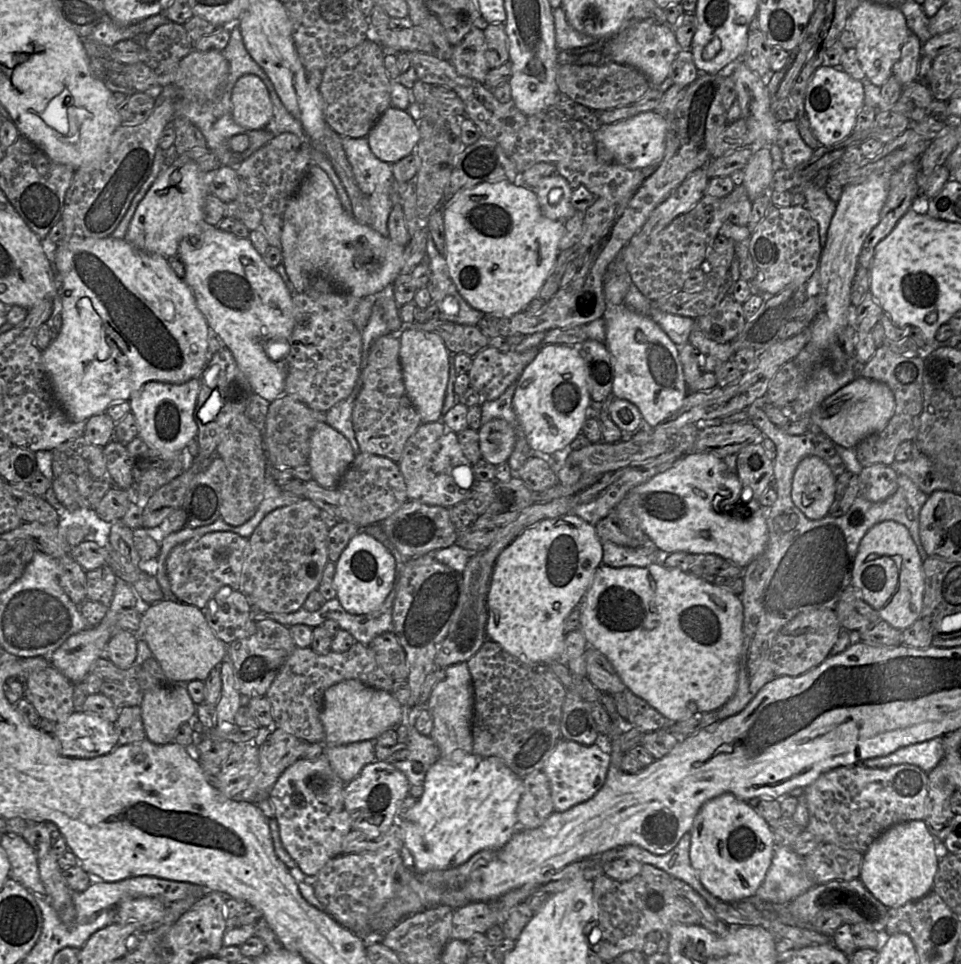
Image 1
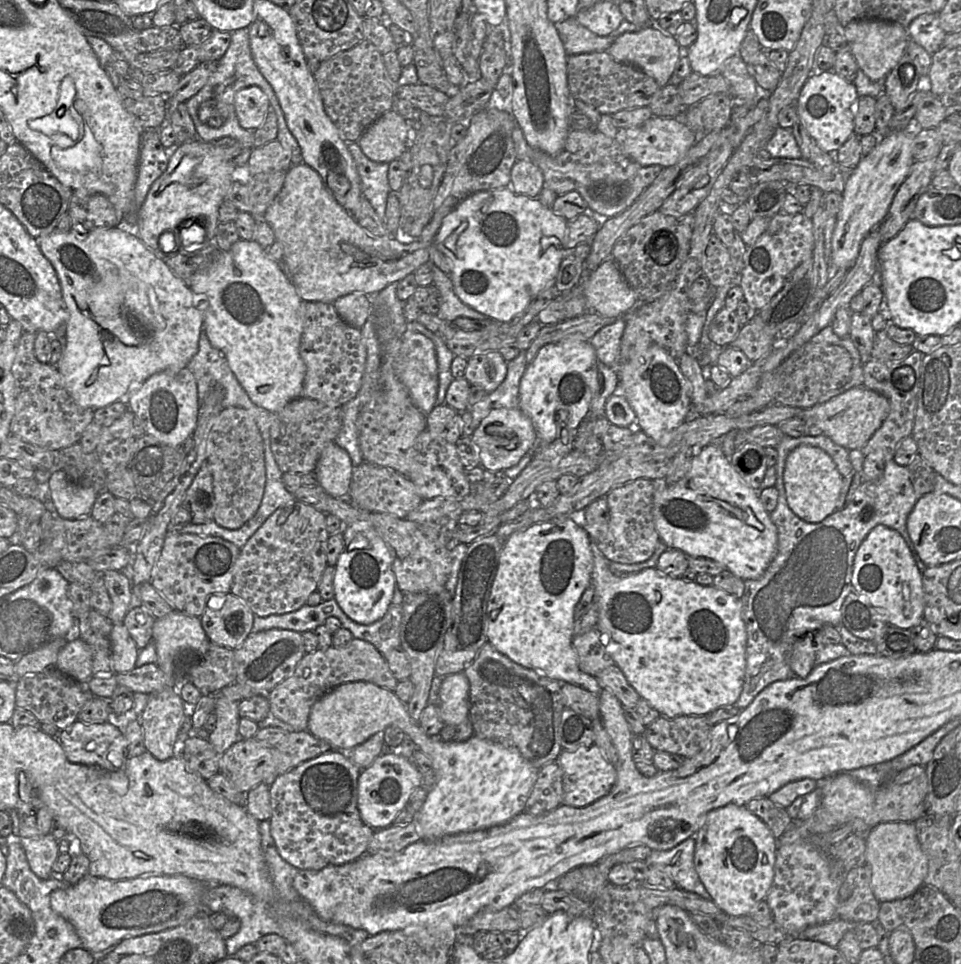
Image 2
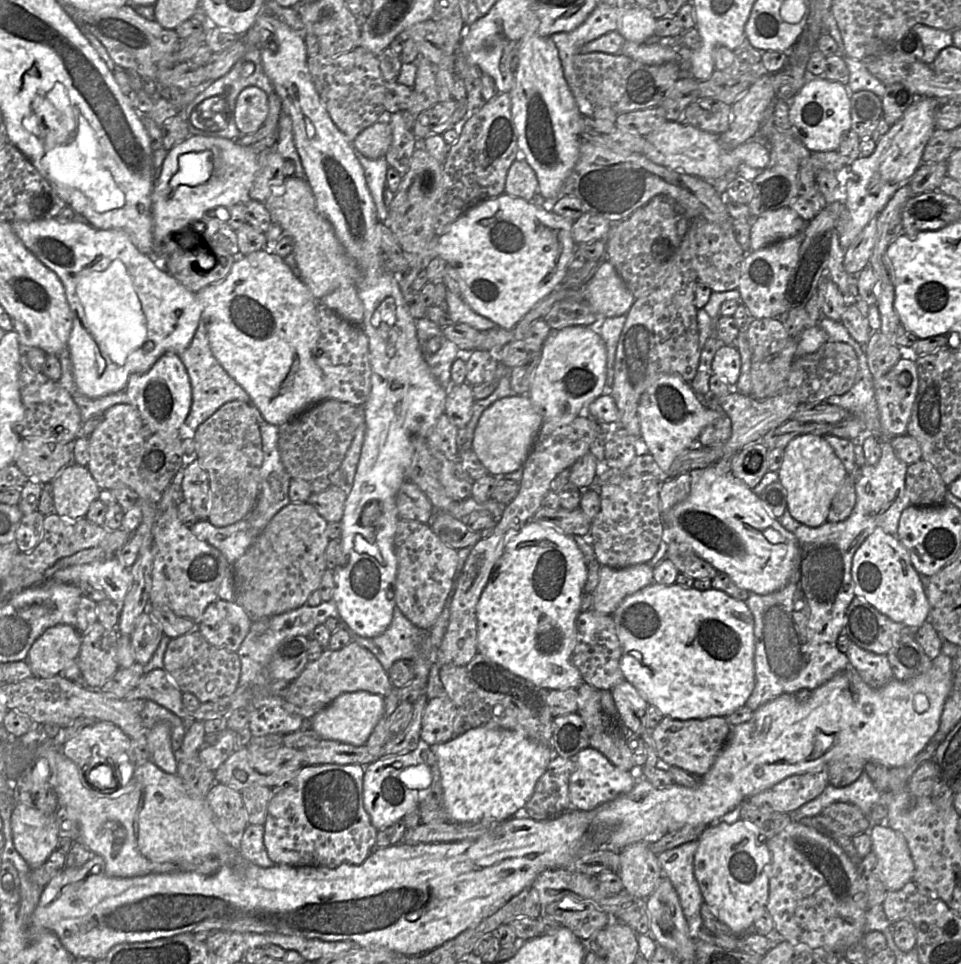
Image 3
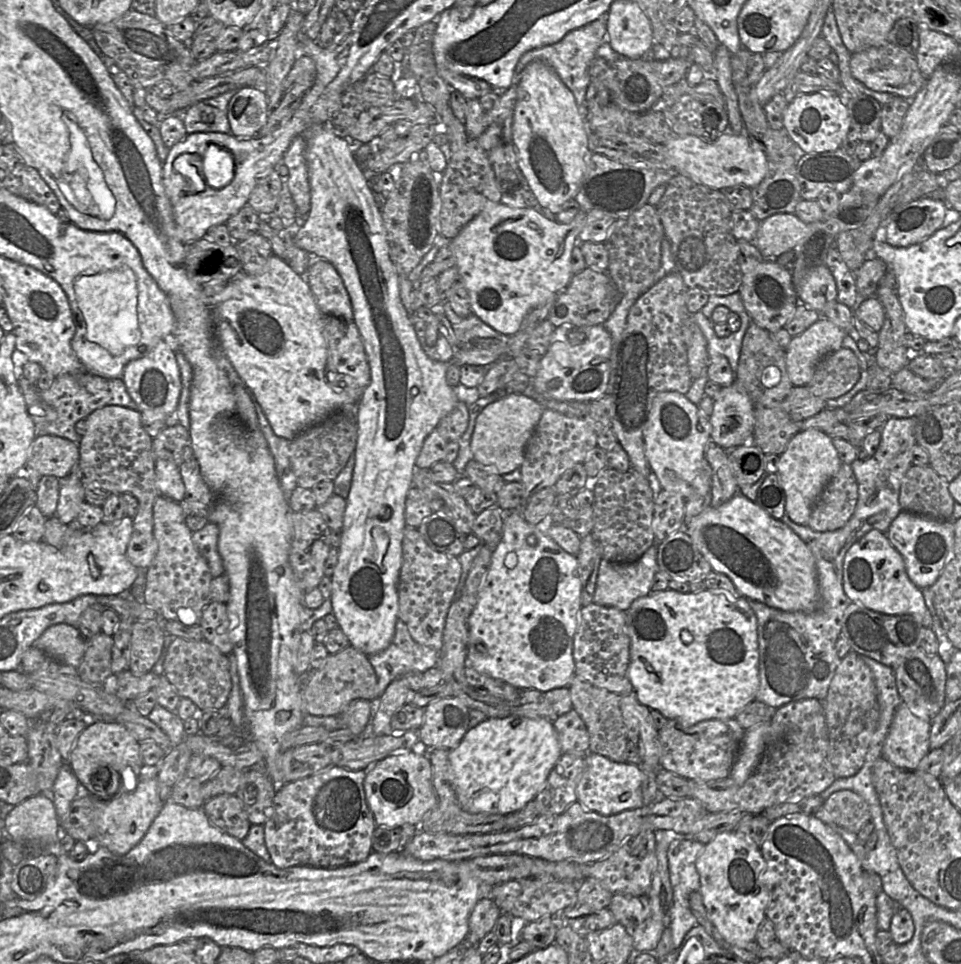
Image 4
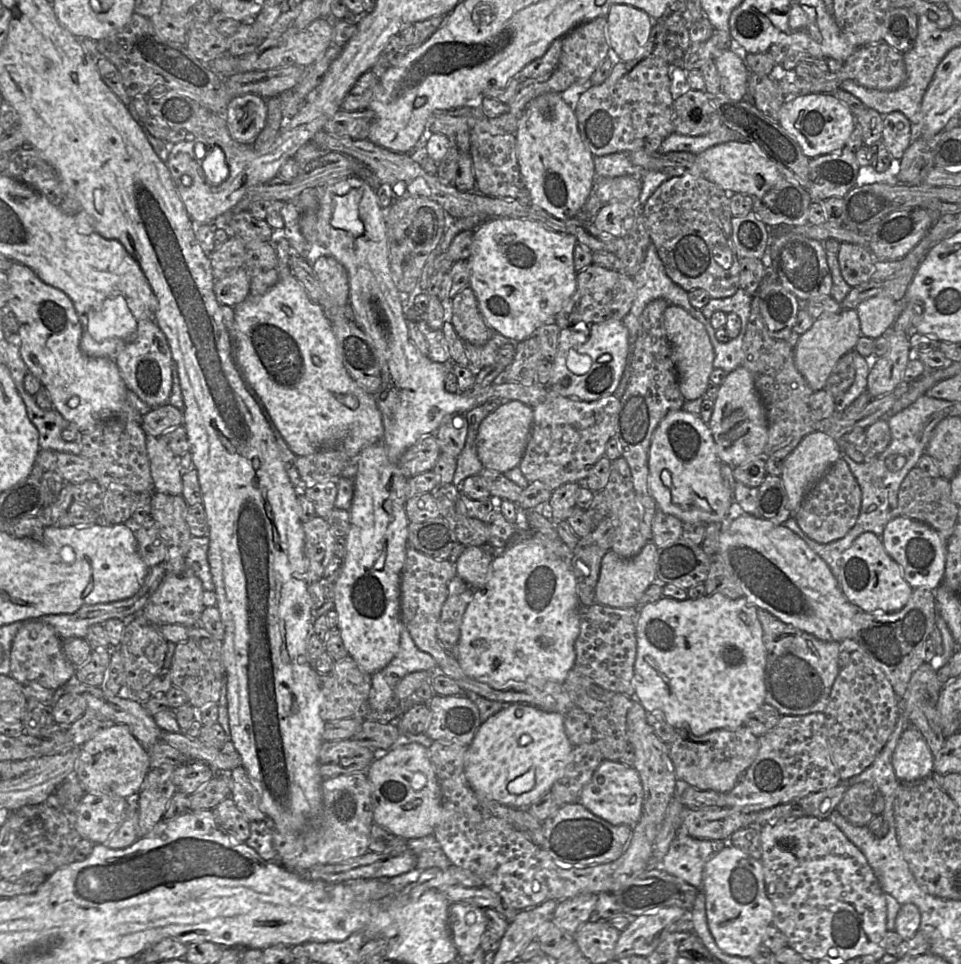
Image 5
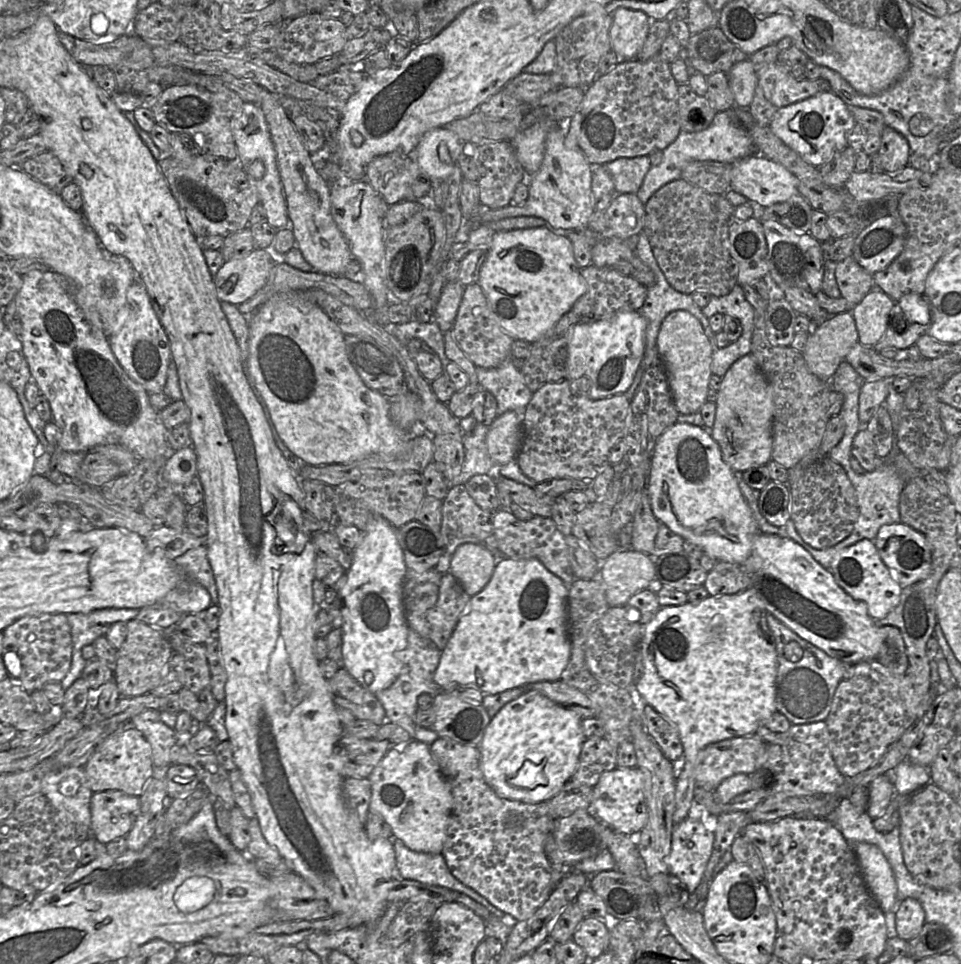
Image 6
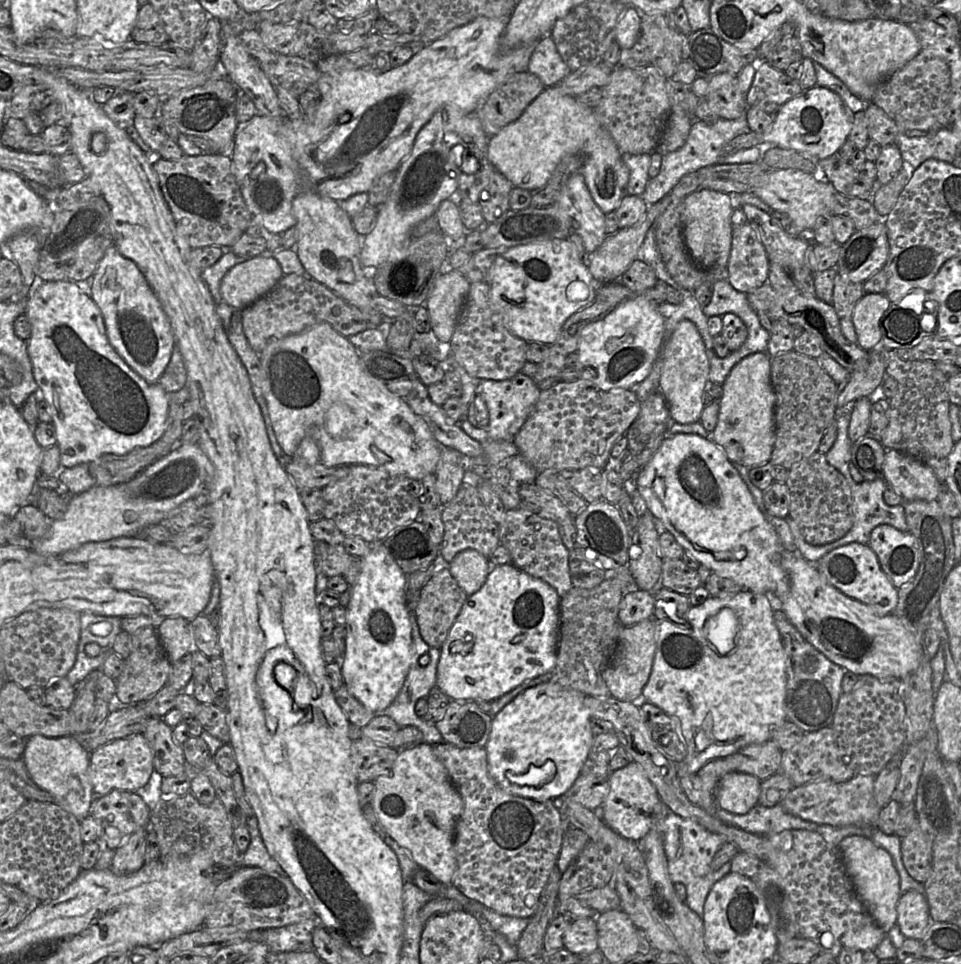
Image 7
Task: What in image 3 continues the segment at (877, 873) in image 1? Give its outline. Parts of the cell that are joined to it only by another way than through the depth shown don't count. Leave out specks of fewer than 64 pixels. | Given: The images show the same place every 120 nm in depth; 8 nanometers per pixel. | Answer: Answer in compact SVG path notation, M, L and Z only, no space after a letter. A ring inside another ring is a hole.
M881 824L869 829L871 851L876 857L876 871L888 891L902 889L912 881L914 862L903 834Z

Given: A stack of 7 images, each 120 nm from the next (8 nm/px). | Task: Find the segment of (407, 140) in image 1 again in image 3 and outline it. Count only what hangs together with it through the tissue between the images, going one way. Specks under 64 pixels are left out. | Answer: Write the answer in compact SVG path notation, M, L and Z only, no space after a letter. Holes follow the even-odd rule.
M387 120L376 121L361 131L352 142L354 149L369 159L385 157L392 143L392 130Z

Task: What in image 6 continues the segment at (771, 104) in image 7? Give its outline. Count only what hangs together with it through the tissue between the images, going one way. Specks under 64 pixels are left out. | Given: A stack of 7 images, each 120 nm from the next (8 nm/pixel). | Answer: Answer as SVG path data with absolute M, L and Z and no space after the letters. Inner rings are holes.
M776 64L767 65L757 72L758 87L766 99L777 108L810 98L821 91L830 91L830 83L821 77L816 80L797 80Z

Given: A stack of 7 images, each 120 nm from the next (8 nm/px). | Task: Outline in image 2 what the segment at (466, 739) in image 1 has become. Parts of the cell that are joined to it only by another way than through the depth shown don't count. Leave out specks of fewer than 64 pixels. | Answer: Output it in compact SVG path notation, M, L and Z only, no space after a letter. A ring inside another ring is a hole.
M464 672L443 678L438 706L445 724L457 727L469 718L469 692L469 681Z

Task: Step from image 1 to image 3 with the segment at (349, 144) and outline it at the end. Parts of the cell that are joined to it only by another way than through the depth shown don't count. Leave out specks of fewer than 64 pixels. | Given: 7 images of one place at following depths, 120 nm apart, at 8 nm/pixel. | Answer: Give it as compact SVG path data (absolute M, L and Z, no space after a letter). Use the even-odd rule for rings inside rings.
M354 149L365 174L367 187L374 201L378 220L385 222L388 217L388 208L383 201L383 191L386 187L386 173L389 167L385 157L369 159L358 150Z

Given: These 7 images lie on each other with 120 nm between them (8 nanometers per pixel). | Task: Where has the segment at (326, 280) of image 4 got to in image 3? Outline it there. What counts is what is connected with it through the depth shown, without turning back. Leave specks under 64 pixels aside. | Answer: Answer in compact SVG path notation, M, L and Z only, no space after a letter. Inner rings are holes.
M340 286L322 297L318 302L326 305L349 323L362 325L364 305L358 296L356 286Z

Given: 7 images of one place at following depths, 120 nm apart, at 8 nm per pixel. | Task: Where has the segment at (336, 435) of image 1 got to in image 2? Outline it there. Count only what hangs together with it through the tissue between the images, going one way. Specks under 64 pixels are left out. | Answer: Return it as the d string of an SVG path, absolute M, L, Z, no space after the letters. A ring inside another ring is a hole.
M335 441L323 450L314 470L319 485L335 498L346 498L352 479L353 465L348 452Z

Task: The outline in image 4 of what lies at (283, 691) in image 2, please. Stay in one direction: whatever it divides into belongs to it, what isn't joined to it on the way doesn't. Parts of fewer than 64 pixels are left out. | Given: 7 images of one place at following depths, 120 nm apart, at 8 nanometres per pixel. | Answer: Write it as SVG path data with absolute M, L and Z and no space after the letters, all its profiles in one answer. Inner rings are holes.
M350 645L337 654L329 654L324 666L313 670L302 697L305 714L339 716L354 700L371 702L379 697L377 675L368 656Z

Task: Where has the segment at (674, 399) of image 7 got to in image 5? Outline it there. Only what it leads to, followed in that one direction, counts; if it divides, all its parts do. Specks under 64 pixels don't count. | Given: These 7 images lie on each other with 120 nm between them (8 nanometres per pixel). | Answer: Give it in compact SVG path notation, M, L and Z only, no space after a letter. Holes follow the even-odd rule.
M669 305L664 312L664 327L677 370L678 384L685 400L705 394L710 374L714 369L714 349L704 325L683 307Z

